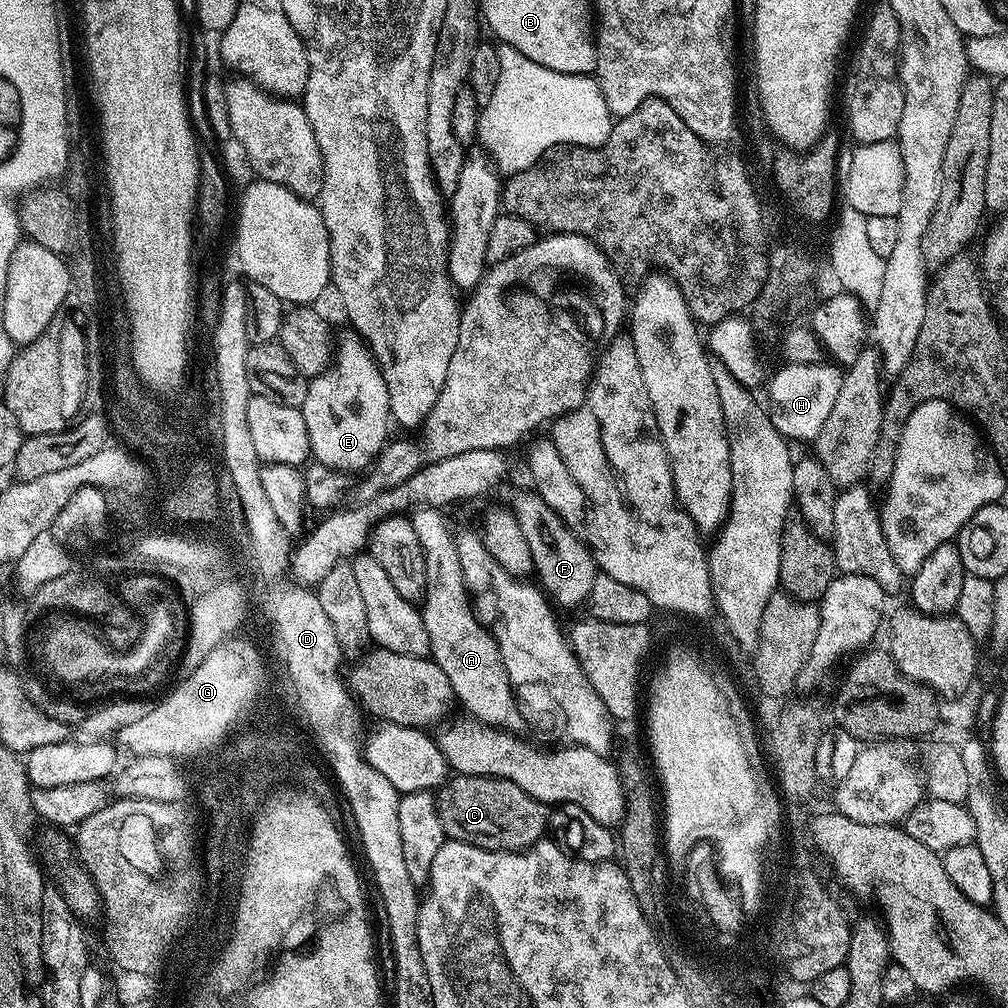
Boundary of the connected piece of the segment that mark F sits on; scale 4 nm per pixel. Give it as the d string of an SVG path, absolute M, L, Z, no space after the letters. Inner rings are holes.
M528 490L525 496L520 496L514 503L514 511L518 518L518 526L522 526L522 534L526 534L526 542L532 551L532 566L535 575L540 575L538 584L541 589L557 605L561 604L564 608L572 608L575 604L583 605L590 594L590 586L594 586L594 578L598 574L596 561L590 551L589 545L583 544L576 537L577 533L558 518L558 514L554 514L554 510L550 510L550 506L546 506L546 502L542 502L542 498L536 495L535 491Z

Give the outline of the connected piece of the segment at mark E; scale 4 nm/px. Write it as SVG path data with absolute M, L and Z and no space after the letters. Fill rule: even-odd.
M349 334L341 344L339 341L335 364L308 380L302 411L315 463L324 464L337 474L360 474L379 456L389 439L390 398L382 370L359 336Z

